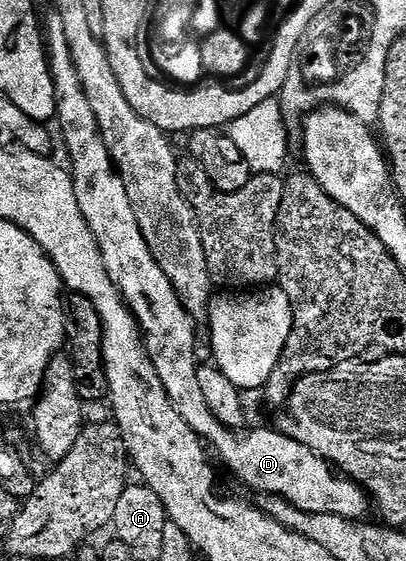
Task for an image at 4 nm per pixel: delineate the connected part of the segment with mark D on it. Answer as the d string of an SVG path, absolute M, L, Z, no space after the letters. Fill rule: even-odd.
M59 28L52 29L47 33L47 56L57 100L55 121L61 124L61 137L69 152L68 164L71 166L75 199L101 253L103 267L111 283L137 321L145 344L145 354L159 375L159 383L163 385L167 399L171 399L183 423L195 431L195 435L212 450L215 457L217 452L216 460L221 460L257 495L282 497L287 503L299 507L299 511L315 515L337 515L348 521L365 521L371 510L369 494L360 485L338 473L329 462L315 455L315 451L286 437L276 428L237 432L228 429L219 423L219 419L215 419L215 415L211 415L211 407L207 407L203 391L199 391L194 318L181 305L167 275L159 271L159 263L155 263L143 239L143 231L139 231L139 223L135 219L131 199L127 199L121 174L107 151L107 143L103 143L99 123L95 123L95 111L91 111L91 102L87 100L87 95L83 95L83 83L79 83L79 71L75 71L67 40Z

